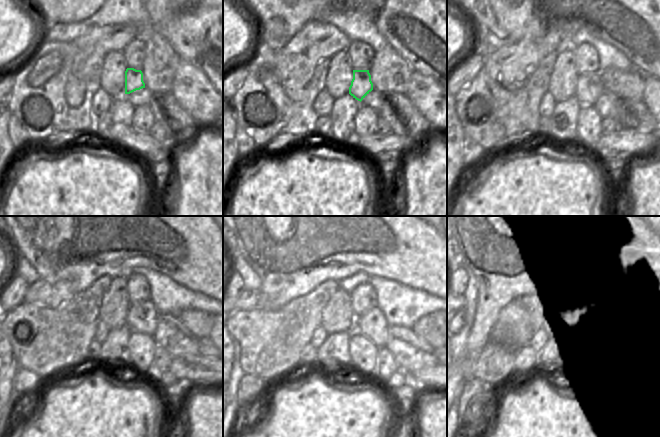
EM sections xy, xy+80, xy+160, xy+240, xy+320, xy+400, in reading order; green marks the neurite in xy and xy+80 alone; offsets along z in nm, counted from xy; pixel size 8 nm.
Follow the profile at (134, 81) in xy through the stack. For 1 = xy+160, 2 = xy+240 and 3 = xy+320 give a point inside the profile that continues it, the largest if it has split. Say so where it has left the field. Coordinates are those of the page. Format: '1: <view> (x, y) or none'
1: xy+160 (589, 86)
2: xy+240 (144, 315)
3: xy+320 (374, 319)

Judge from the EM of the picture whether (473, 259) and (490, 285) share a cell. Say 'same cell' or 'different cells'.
same cell

